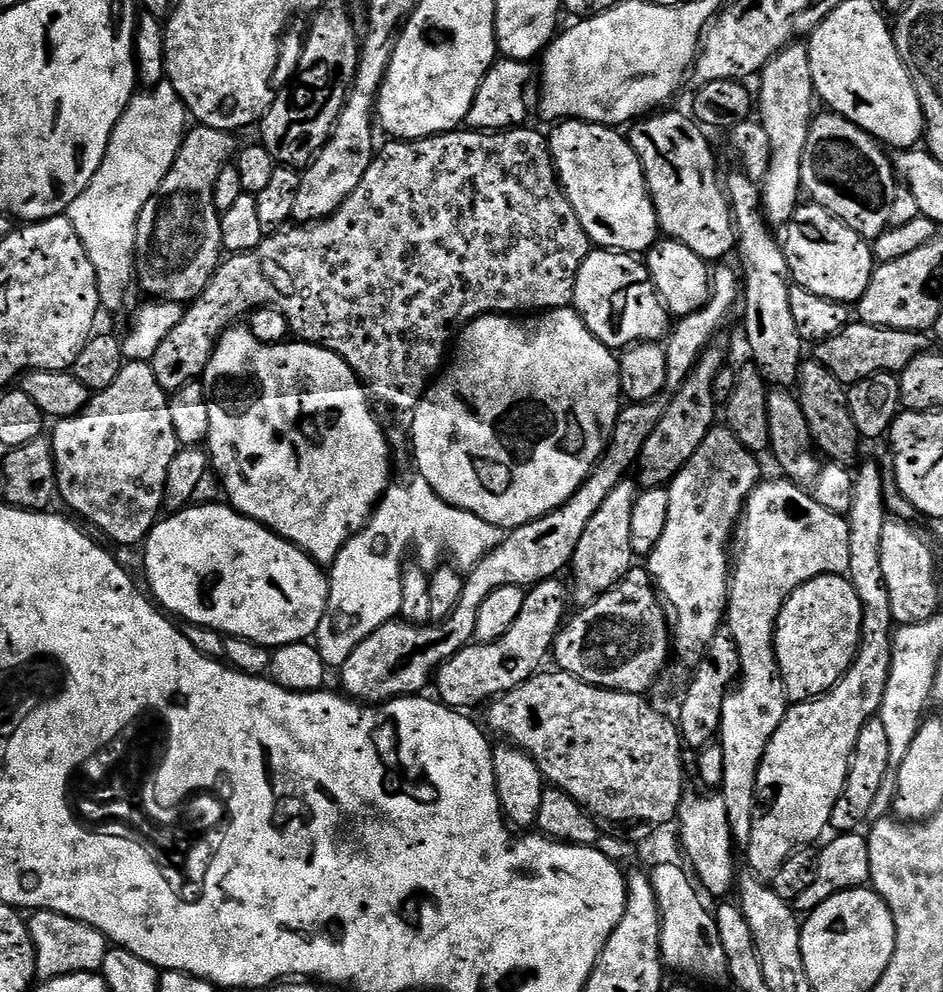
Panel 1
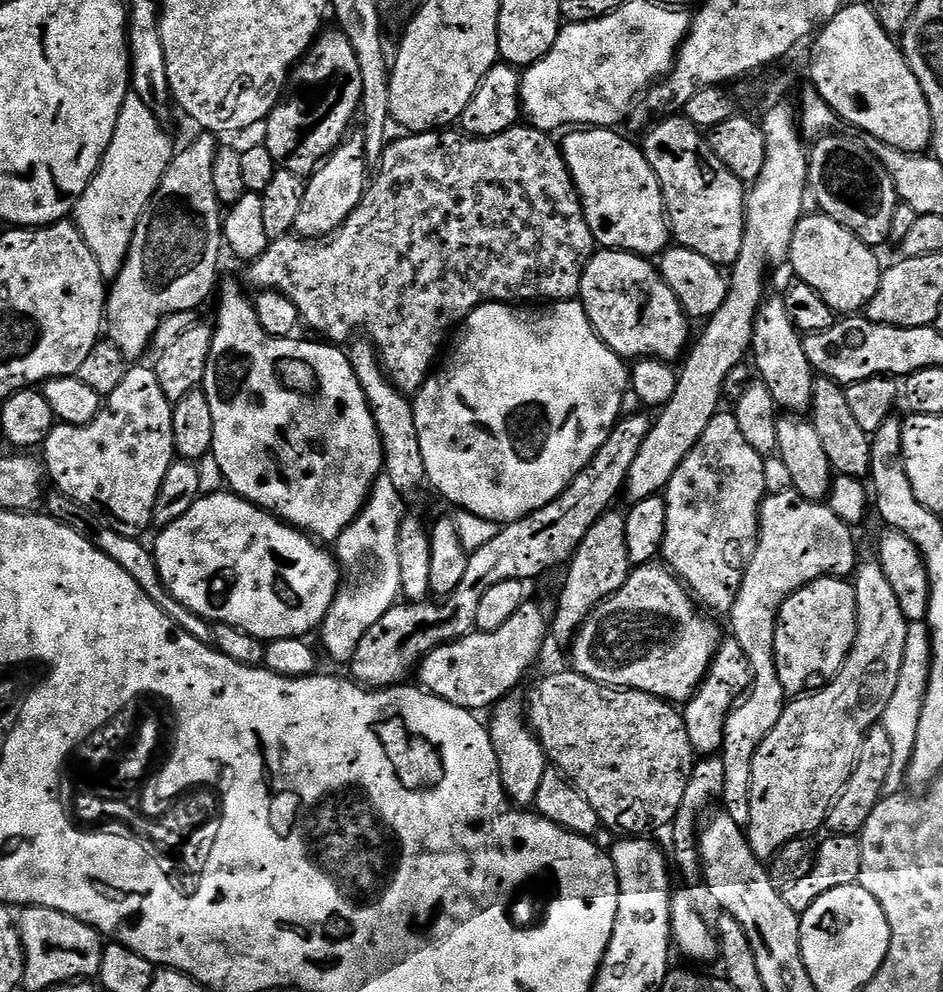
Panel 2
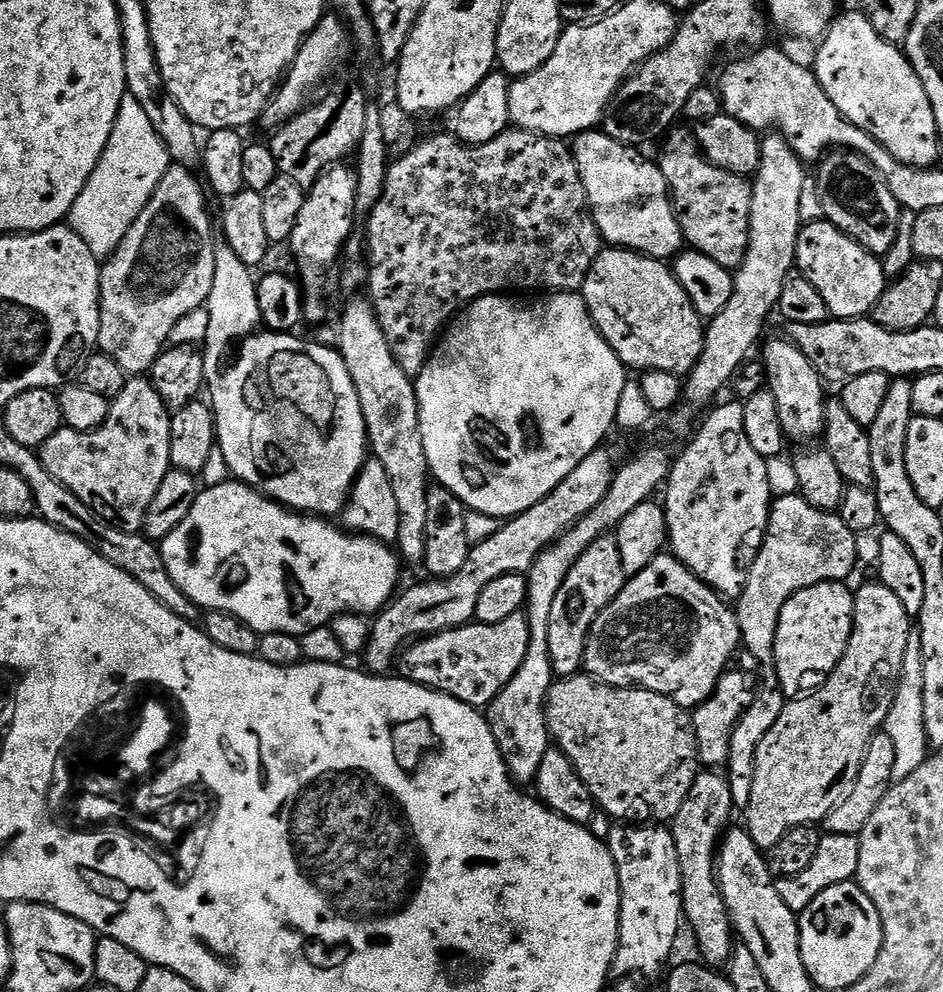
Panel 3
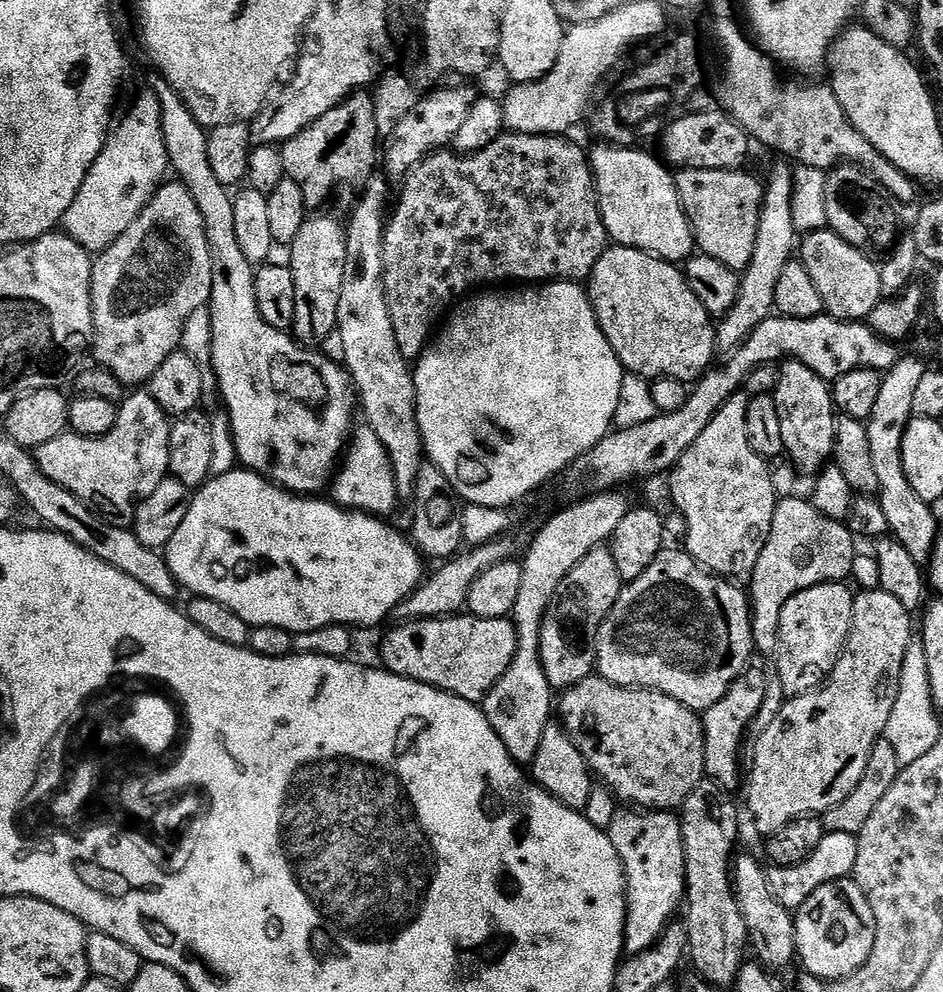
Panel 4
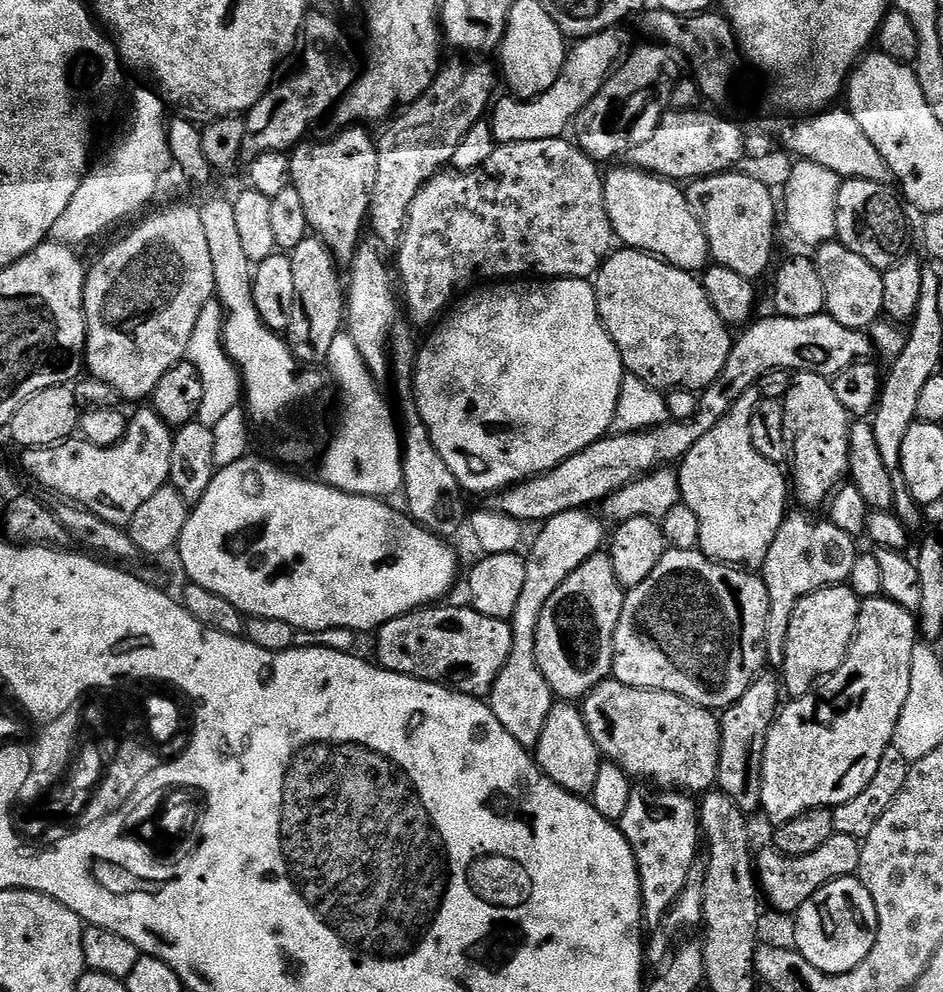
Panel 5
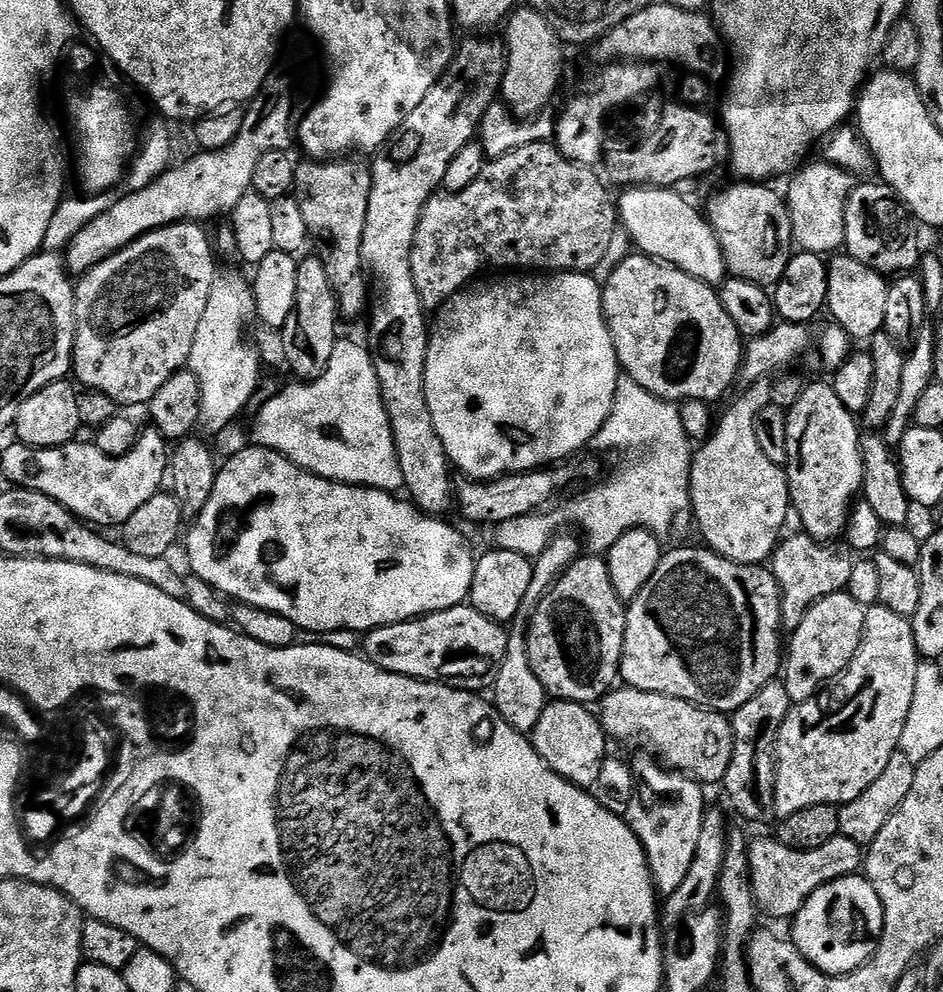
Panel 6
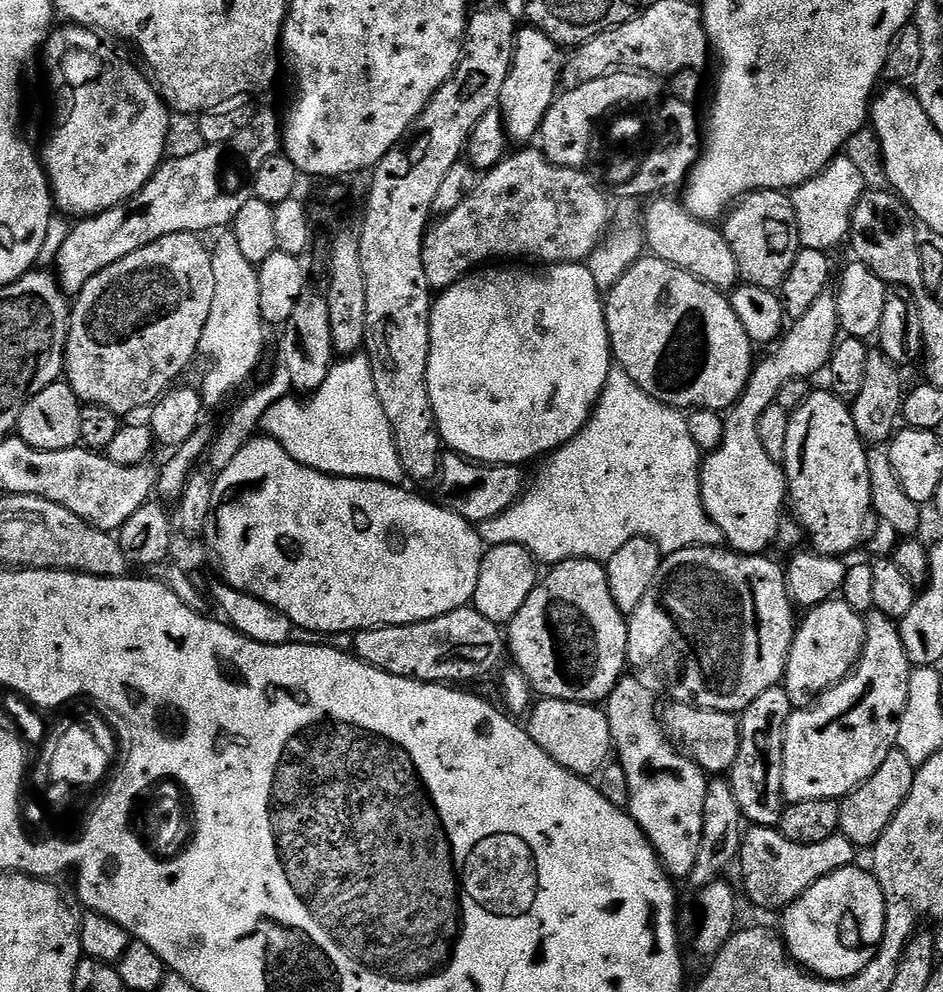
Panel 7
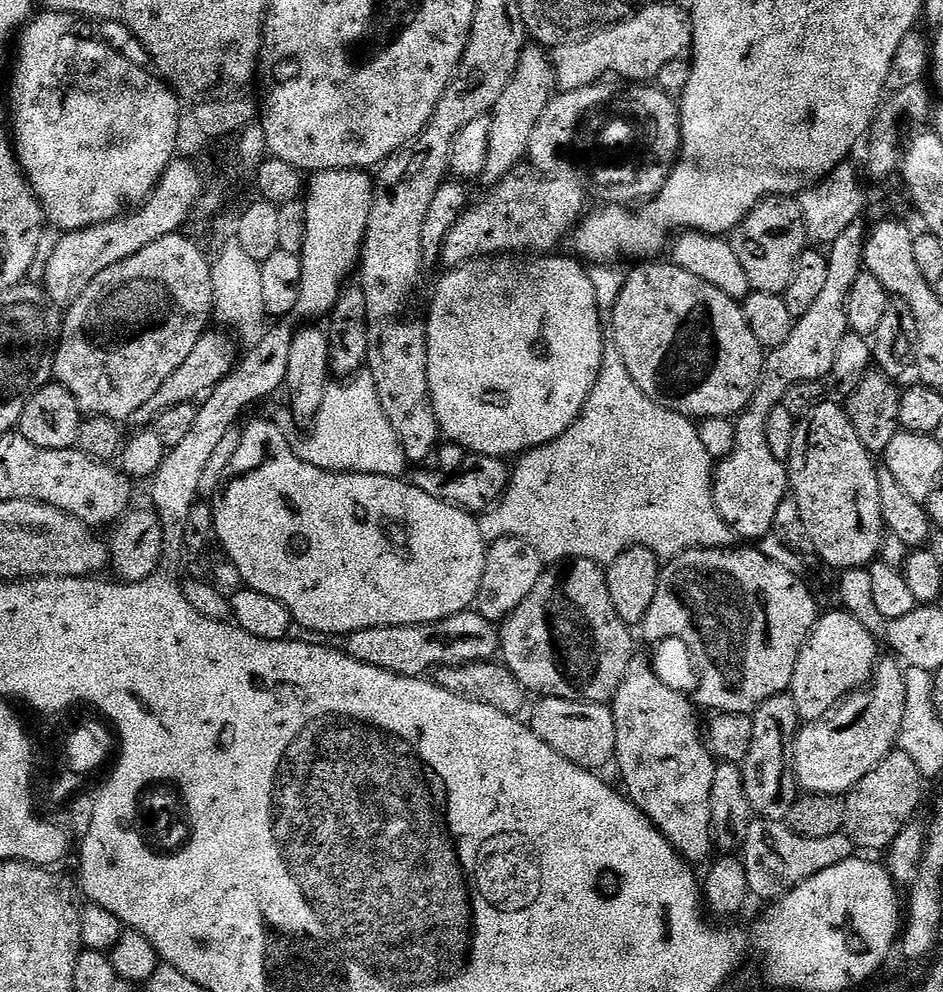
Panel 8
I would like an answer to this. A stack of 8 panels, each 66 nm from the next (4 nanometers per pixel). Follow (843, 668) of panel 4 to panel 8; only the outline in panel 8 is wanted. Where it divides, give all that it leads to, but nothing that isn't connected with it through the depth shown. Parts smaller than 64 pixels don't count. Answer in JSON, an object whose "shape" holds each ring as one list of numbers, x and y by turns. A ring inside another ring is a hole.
{"shape":[[881,659,877,663,876,671,872,673,872,678,865,687,857,688,851,696,845,696,822,718,807,721,796,733,790,759,792,768,796,771,796,783,805,793,843,797,897,747,902,730,902,714,906,714,905,669,895,659,887,659]]}

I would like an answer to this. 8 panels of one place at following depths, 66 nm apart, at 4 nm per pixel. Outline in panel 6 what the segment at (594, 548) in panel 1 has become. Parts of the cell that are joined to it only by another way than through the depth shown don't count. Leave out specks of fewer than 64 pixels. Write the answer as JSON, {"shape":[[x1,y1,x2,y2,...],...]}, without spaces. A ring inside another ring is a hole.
{"shape":[[582,554,556,580,556,585,544,595,528,621,528,657,538,682,557,700,572,700,585,706,595,705,617,687,621,679,620,660,626,638,627,607,618,598,614,582,610,582,608,561,600,554]]}

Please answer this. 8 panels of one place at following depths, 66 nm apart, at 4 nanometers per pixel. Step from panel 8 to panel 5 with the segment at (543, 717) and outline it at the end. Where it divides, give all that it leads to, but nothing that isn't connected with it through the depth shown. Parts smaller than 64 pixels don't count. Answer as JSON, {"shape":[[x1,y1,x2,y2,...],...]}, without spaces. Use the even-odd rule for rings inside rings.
{"shape":[[553,703,546,726,542,726,542,738,538,738,534,755,544,776,562,786,562,790,575,796,591,797,602,757,594,738,590,738,590,730,586,730,584,713,575,703]]}

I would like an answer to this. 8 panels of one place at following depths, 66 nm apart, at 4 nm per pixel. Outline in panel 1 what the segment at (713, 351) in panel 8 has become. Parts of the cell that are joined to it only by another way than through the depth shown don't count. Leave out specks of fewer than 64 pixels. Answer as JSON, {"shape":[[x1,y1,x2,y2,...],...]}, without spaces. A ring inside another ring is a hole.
{"shape":[[589,251,574,282,571,307,586,322,590,334,613,350,660,342,670,331,668,308,656,292,647,263,630,252]]}

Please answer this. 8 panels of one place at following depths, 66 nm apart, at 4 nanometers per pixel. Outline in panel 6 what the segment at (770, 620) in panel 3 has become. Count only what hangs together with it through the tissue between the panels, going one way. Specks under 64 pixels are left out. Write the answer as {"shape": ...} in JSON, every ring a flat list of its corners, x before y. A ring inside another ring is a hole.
{"shape":[[807,534,799,535,785,535,777,543,770,561,774,578,780,586,780,622,788,630,799,626,814,602,847,589,854,563,854,552,847,543,825,542]]}

